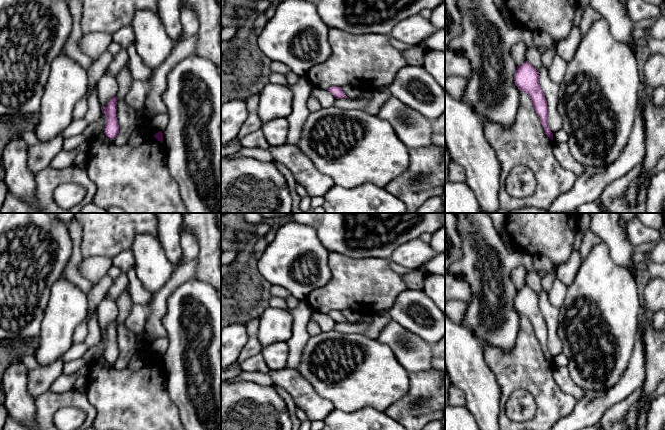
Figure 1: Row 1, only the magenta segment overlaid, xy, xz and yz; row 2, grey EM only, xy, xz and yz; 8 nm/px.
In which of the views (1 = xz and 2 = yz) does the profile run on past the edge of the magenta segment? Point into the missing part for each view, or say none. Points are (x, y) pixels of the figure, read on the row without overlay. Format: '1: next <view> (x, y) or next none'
1: next none
2: next none

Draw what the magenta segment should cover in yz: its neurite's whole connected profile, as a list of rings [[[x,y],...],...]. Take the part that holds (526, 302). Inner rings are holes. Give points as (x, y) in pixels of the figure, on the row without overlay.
[[[526,285],[522,289],[517,290],[514,304],[518,313],[529,319],[534,333],[544,351],[546,359],[553,364],[553,358],[547,345],[547,325],[539,308],[539,295],[537,295],[529,286]]]

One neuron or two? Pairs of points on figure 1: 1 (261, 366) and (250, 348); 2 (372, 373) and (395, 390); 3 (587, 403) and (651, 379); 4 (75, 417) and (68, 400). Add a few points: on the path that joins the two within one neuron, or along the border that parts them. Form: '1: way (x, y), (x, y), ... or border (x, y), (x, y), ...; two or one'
1: border (260, 352), (248, 356), (239, 365); two
2: way (378, 379), (389, 384); one
3: border (646, 359), (645, 378), (640, 385); two
4: border (86, 414), (64, 406), (52, 419); two

